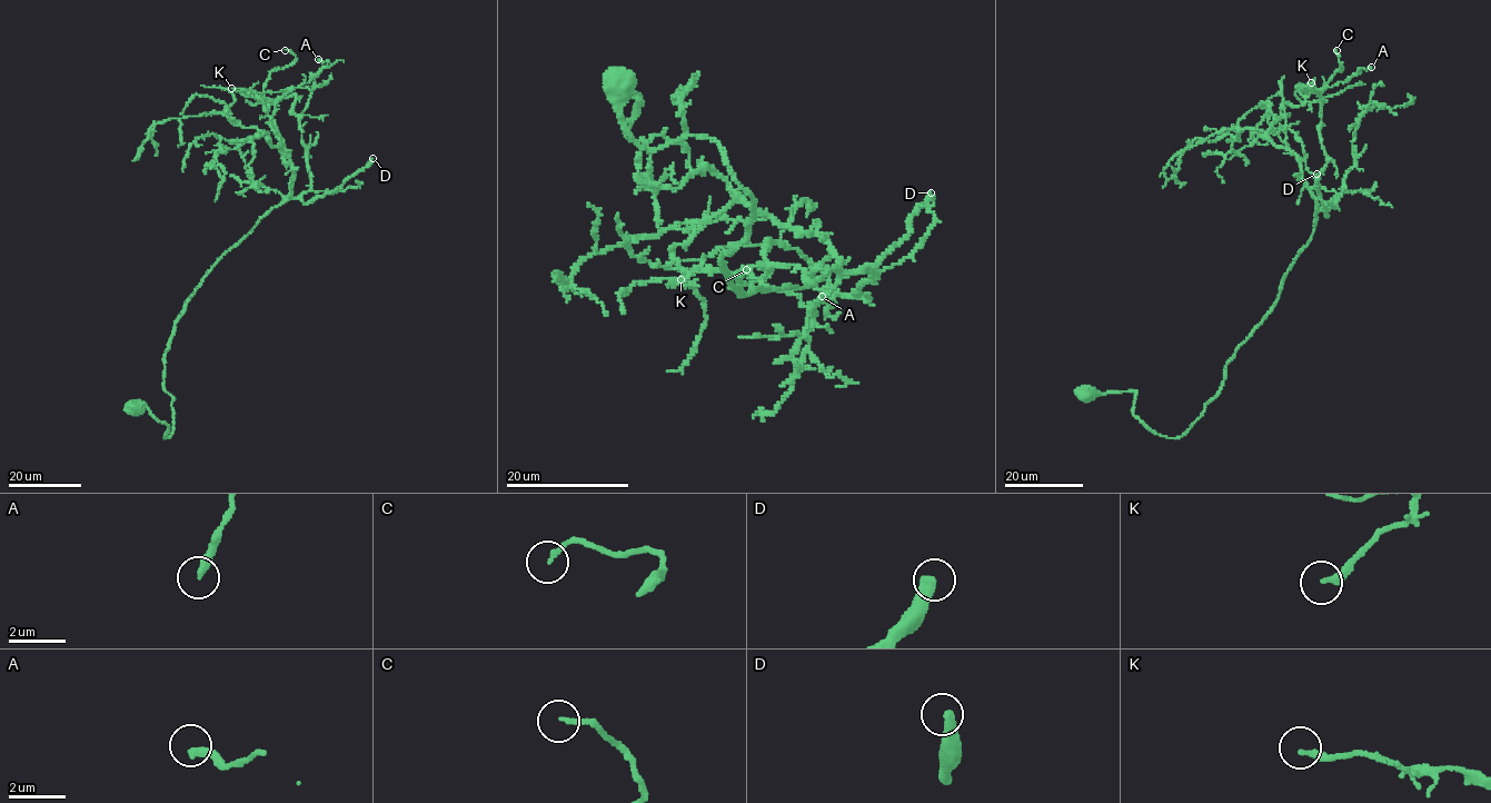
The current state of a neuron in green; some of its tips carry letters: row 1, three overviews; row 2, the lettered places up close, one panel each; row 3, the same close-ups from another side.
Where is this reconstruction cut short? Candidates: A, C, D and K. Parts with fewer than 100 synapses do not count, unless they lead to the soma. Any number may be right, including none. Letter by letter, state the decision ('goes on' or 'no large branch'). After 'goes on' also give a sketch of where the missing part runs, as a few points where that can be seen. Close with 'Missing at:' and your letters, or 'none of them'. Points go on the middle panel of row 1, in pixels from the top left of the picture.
A: no large branch
C: no large branch
D: goes on; missing branch runs (931, 192), (914, 184), (921, 167), (887, 178), (895, 171), (872, 142), (844, 119), (830, 121), (828, 102)
K: no large branch
Missing at: D

